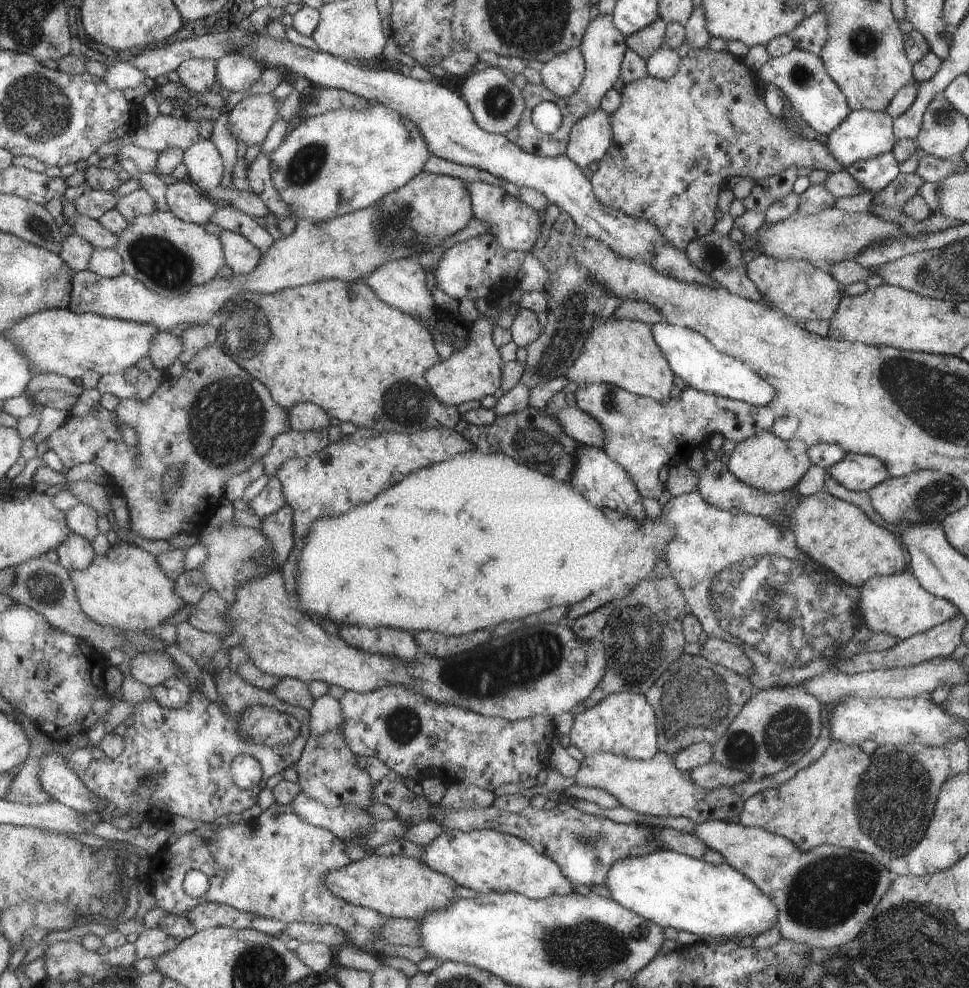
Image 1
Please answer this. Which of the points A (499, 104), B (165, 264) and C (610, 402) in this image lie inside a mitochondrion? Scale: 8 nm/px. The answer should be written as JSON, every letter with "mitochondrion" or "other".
{"A":"mitochondrion","B":"mitochondrion","C":"mitochondrion"}

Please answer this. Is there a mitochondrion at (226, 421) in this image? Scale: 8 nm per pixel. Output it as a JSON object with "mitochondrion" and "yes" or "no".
{"mitochondrion":"yes"}

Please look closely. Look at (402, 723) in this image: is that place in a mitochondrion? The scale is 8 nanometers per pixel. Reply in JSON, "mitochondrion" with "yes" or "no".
{"mitochondrion":"yes"}

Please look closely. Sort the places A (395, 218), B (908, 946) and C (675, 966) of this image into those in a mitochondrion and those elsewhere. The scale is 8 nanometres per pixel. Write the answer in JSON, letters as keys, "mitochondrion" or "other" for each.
{"A":"mitochondrion","B":"mitochondrion","C":"other"}

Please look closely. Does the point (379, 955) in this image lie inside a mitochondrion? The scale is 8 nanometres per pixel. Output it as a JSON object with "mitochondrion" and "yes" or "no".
{"mitochondrion":"no"}

